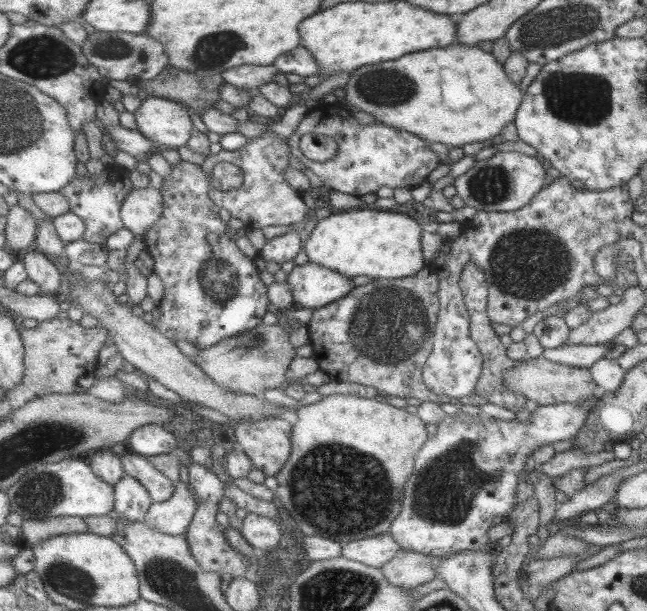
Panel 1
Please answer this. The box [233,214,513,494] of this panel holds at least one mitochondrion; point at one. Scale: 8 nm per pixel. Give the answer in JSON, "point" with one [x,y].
{"point":[387,323]}

